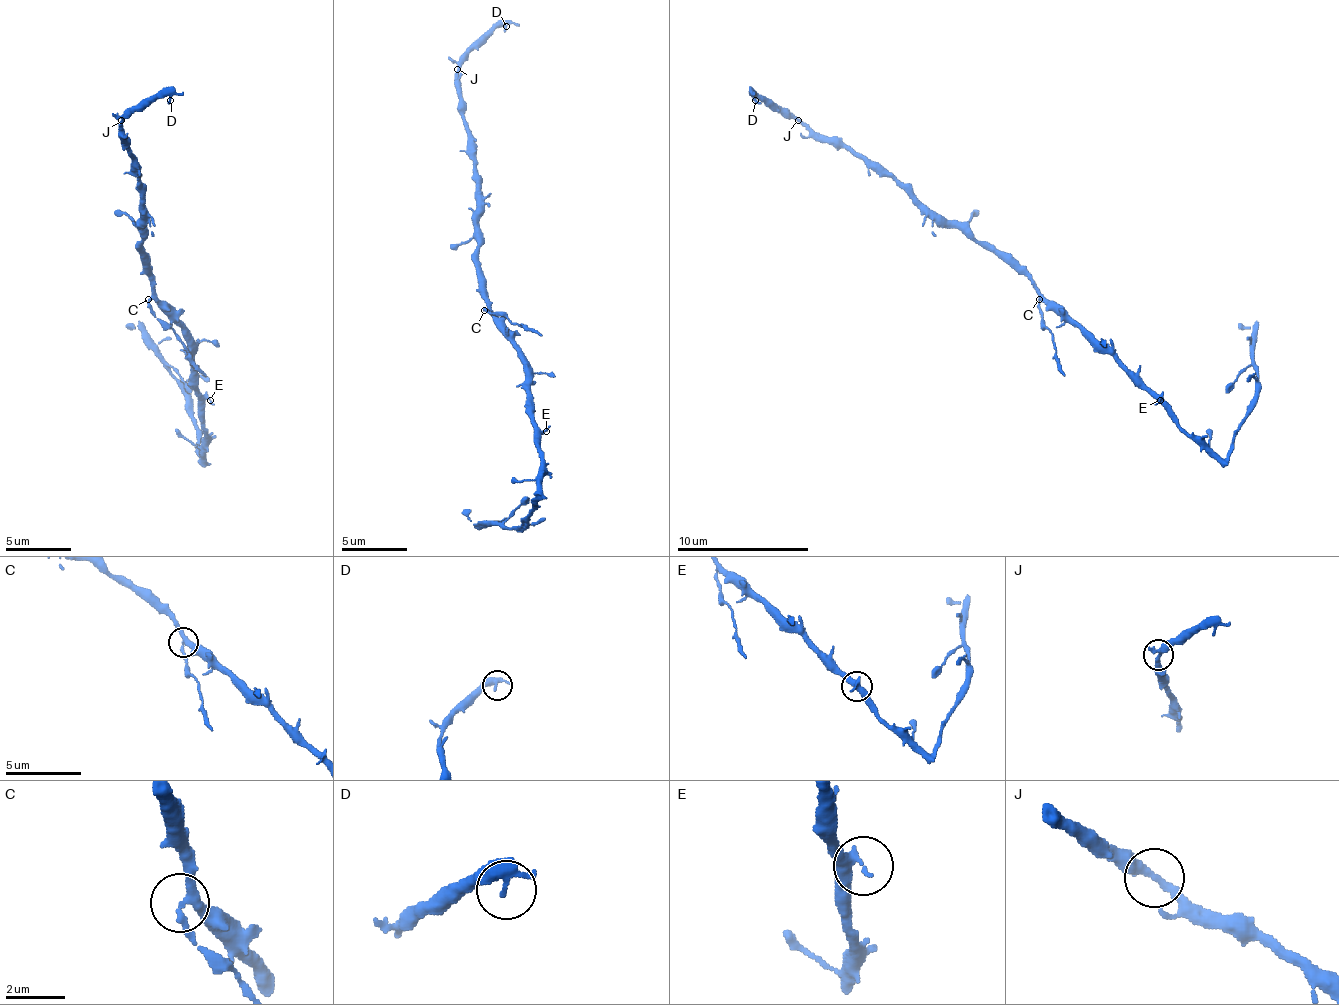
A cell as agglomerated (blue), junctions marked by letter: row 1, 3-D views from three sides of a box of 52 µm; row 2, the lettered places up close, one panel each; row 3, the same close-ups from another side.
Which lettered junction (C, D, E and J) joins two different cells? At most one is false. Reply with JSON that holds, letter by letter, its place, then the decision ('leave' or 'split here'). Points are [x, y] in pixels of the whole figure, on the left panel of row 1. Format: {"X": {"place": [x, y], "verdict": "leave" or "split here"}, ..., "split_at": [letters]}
{"C": {"place": [148, 299], "verdict": "split here"}, "D": {"place": [170, 100], "verdict": "leave"}, "E": {"place": [210, 400], "verdict": "leave"}, "J": {"place": [121, 120], "verdict": "leave"}, "split_at": ["C"]}

